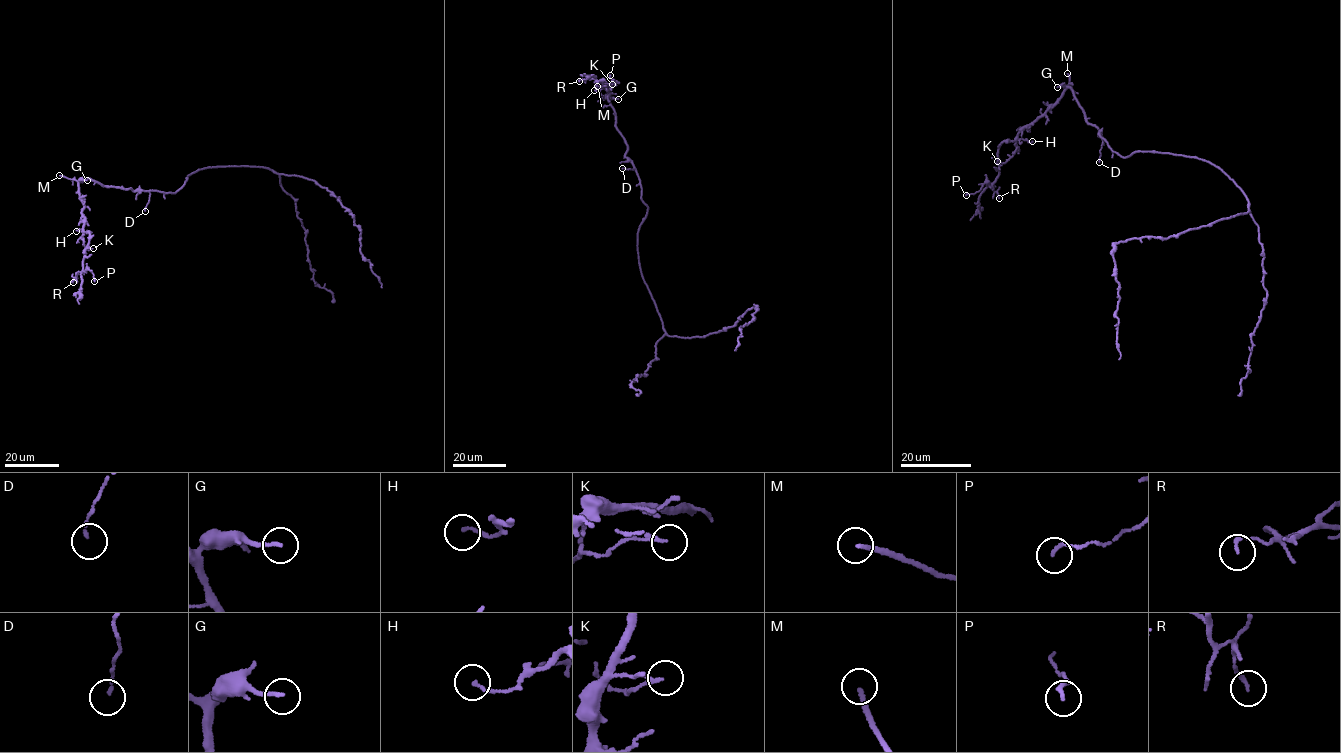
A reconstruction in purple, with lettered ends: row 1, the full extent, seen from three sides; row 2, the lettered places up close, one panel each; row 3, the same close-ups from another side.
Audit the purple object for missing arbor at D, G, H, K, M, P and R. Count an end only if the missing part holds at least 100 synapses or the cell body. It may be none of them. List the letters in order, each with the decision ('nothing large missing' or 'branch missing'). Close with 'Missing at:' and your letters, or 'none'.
D: nothing large missing
G: nothing large missing
H: nothing large missing
K: nothing large missing
M: branch missing
P: nothing large missing
R: nothing large missing
Missing at: M

